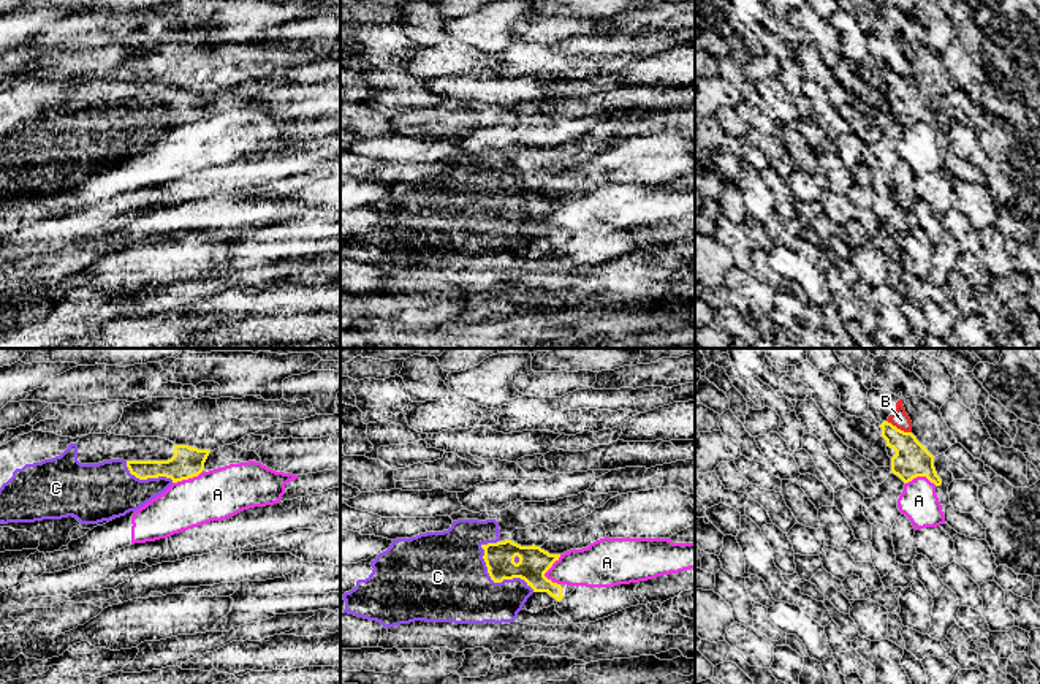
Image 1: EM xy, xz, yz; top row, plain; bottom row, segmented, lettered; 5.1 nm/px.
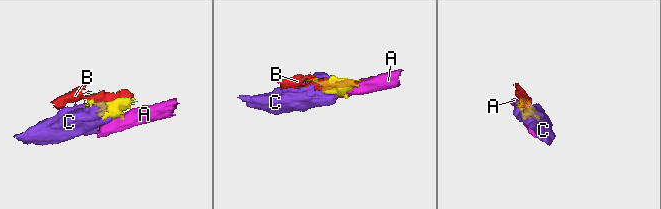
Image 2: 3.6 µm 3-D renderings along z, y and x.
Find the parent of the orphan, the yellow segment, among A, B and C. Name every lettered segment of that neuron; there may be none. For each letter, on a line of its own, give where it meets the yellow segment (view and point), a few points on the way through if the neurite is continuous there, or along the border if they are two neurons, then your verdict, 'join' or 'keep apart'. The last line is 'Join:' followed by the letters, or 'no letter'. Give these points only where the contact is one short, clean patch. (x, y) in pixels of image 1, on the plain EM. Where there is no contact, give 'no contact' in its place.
A: meets yellow in xz at (546, 216); border along xz (561, 200), (545, 219), (557, 230); keep apart
B: meets yellow in yz at (899, 75); keep apart
C: meets yellow in xz at (496, 227); join
Join: C

